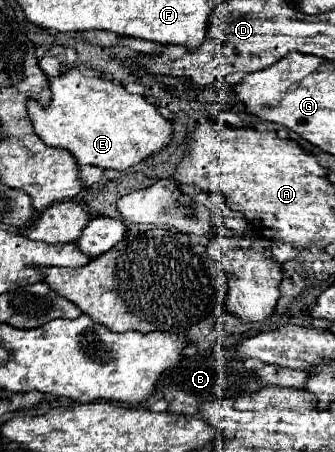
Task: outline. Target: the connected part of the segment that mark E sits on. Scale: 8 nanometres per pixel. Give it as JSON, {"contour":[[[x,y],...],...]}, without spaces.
{"contour":[[[77,67],[67,69],[57,77],[49,77],[47,81],[49,81],[49,91],[51,91],[51,101],[45,107],[39,101],[29,99],[27,101],[29,119],[33,123],[35,133],[41,137],[45,145],[73,153],[73,157],[77,159],[77,165],[95,165],[101,169],[123,171],[147,159],[149,155],[157,153],[171,139],[171,123],[157,111],[157,107],[151,105],[143,95],[127,93],[123,85],[115,85],[113,81],[107,81],[99,75],[87,77]]]}

